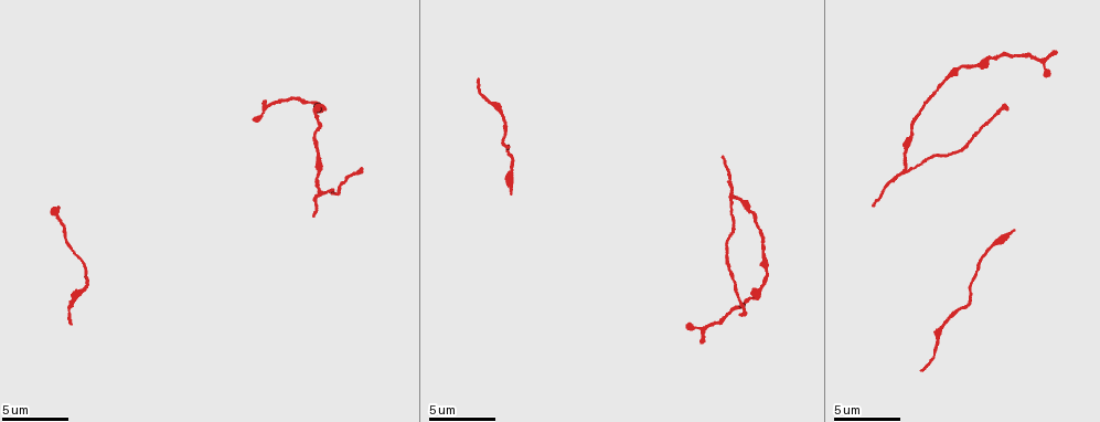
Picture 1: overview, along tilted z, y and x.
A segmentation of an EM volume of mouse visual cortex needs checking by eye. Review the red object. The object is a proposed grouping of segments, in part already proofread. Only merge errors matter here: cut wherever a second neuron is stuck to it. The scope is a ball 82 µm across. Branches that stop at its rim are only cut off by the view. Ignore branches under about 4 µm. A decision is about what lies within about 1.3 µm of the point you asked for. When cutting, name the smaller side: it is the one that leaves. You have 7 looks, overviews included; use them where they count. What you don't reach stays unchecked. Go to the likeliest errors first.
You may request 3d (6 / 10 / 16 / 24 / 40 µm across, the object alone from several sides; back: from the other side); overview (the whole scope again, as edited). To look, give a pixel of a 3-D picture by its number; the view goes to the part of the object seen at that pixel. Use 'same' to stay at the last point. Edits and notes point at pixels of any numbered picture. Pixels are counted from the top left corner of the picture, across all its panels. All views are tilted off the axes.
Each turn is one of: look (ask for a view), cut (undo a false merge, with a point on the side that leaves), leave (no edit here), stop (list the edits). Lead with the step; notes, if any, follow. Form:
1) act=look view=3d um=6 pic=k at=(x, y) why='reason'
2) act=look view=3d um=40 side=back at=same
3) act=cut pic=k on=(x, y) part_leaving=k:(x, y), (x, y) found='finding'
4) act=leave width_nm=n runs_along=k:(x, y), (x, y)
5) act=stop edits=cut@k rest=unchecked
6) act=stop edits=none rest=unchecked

act=look view=3d um=10 pic=1 at=(913, 126) why='thick turns thin'

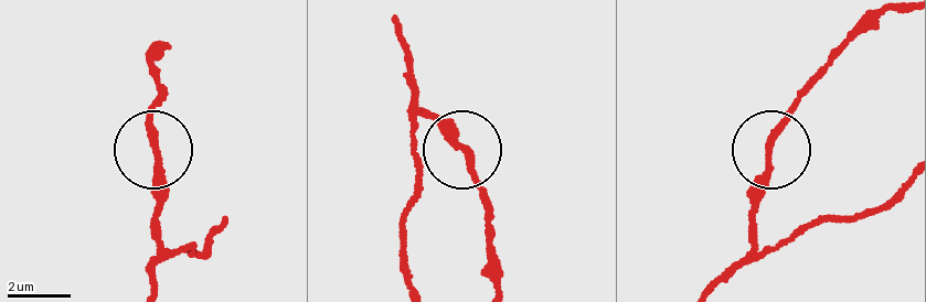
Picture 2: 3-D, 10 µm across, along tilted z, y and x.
act=look view=3d um=10 side=back pic=2 at=(158, 150)

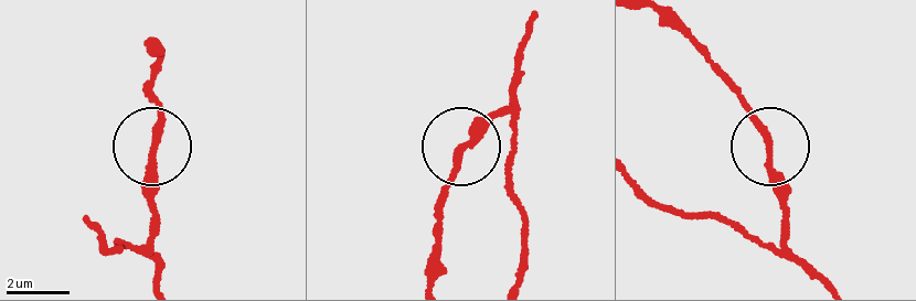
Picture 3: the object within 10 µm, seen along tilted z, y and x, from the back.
act=leave runs_along=3:(155, 45), (150, 90), (160, 118), (150, 158), (152, 240) found='all the same neuron'

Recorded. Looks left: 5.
act=look view=3d um=6 pic=1 at=(972, 298) why='thick turns thin'

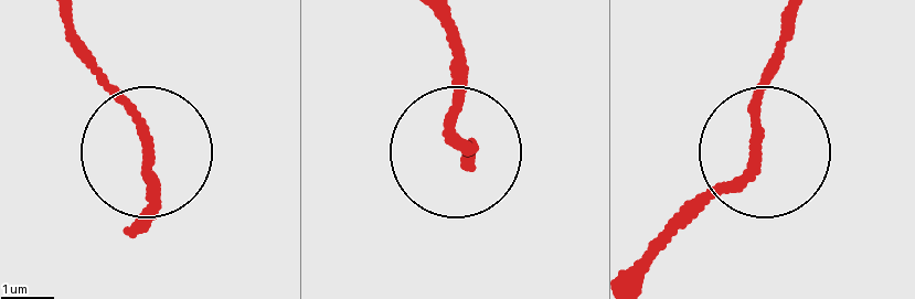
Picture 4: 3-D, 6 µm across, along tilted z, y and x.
act=leave found='all the same neuron'

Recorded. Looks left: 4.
act=look view=3d um=10 pic=1 at=(1040, 61) why='three arms meet'

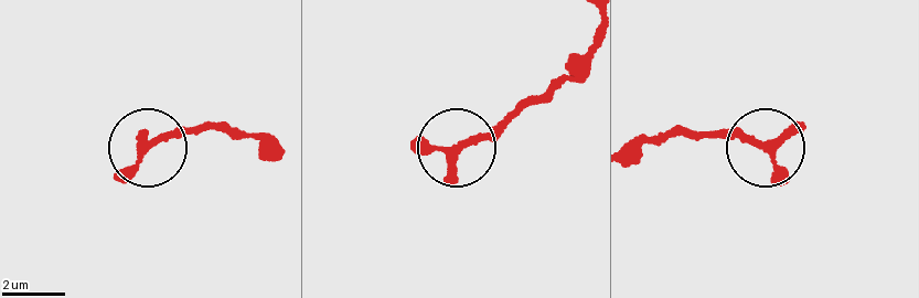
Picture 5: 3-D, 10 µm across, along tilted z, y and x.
act=leave runs_along=5:(780, 182), (763, 145), (688, 126) found='continuous, no second neuron'

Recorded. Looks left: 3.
act=look view=3d um=10 pic=1 at=(991, 247) why='calibre changes'

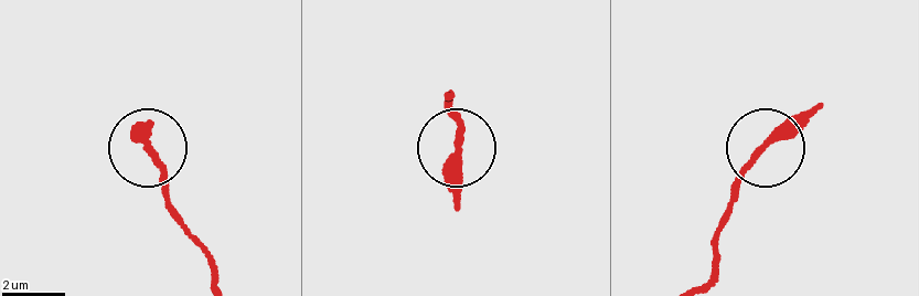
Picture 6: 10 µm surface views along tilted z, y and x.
act=leave found='all the same neuron'

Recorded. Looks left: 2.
act=stop edits=none rest=unchecked

